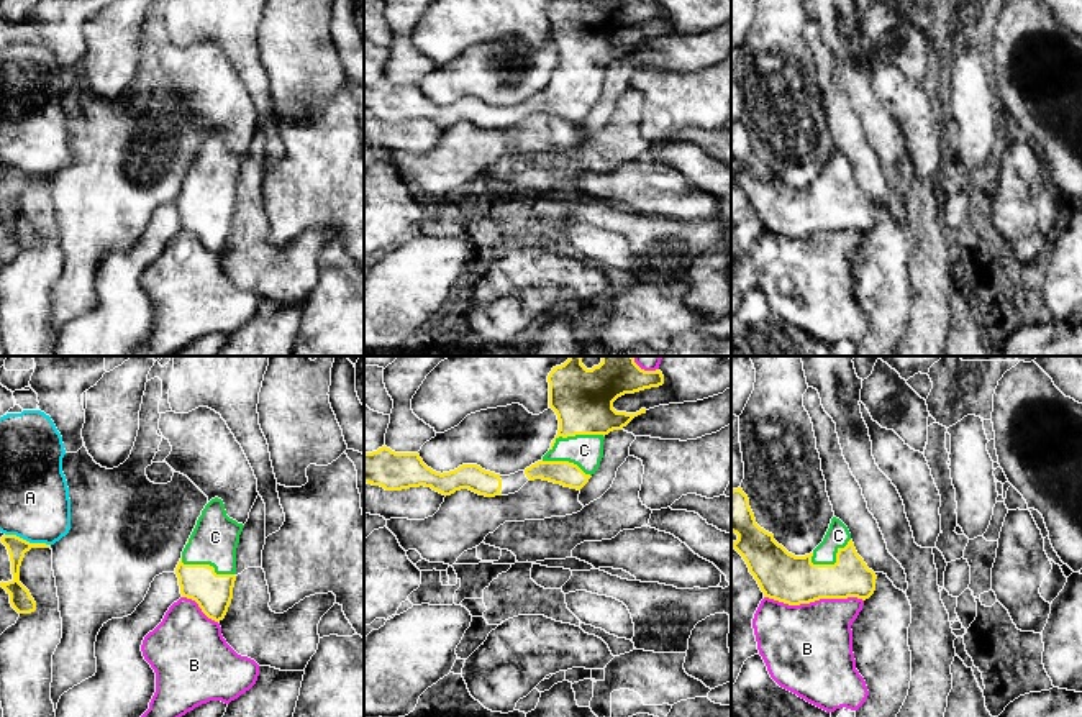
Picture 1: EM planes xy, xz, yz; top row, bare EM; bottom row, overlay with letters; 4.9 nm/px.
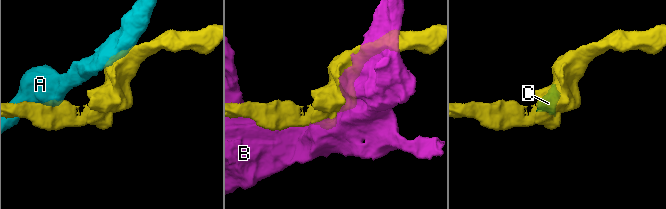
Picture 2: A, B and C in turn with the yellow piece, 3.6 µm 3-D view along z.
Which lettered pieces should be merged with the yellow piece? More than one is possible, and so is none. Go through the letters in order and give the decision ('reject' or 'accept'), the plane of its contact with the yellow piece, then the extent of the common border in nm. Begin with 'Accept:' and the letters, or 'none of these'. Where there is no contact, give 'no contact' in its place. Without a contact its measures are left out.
Accept: C
A: reject | xy | 240 nm
B: reject | yz | 480 nm
C: accept | xz | 280 nm

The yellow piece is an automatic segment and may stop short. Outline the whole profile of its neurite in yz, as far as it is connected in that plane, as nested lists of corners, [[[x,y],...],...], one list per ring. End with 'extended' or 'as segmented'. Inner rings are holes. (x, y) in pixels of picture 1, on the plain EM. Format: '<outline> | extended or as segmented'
[[[738,120],[731,123],[731,164],[738,167],[731,180],[743,189],[764,230],[800,238],[820,231],[857,230],[866,233],[875,223],[875,205],[857,187],[848,159],[836,149],[831,151],[823,174],[810,187],[795,189],[779,177],[772,166],[756,156],[749,131]]] | extended

